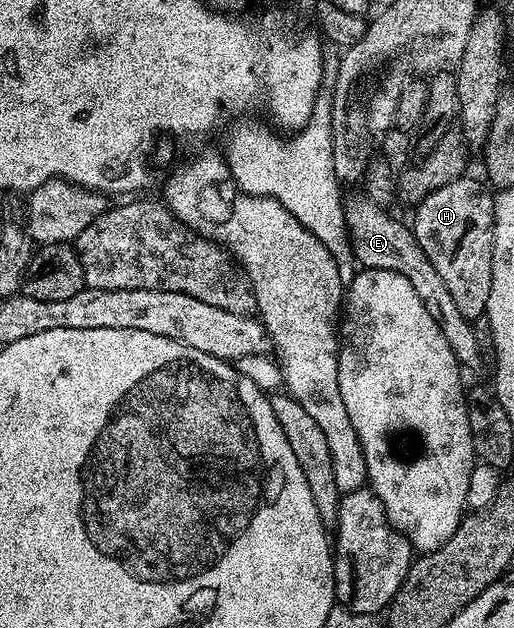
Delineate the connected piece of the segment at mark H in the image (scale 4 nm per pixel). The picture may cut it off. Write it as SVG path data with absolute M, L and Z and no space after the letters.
M472 175L460 177L457 181L446 183L446 187L438 187L426 199L415 206L416 213L410 220L410 228L422 251L429 257L430 263L438 271L446 290L454 299L454 304L462 316L475 319L487 314L488 300L492 290L492 252L494 251L494 211L496 203L493 194L488 194L489 186L483 180L475 181Z

